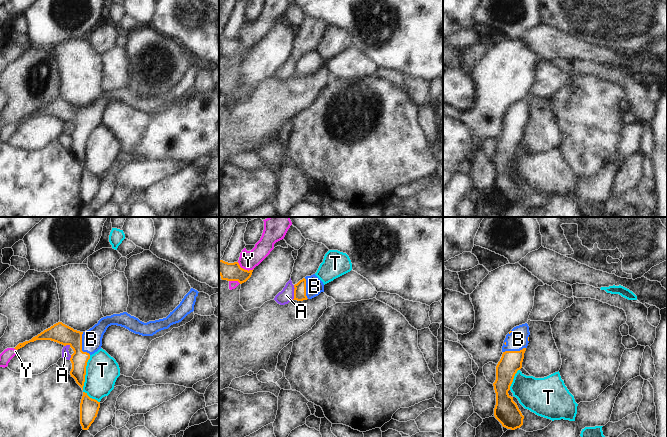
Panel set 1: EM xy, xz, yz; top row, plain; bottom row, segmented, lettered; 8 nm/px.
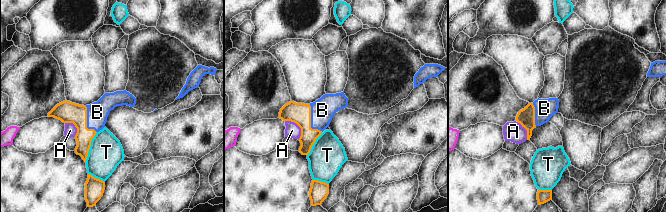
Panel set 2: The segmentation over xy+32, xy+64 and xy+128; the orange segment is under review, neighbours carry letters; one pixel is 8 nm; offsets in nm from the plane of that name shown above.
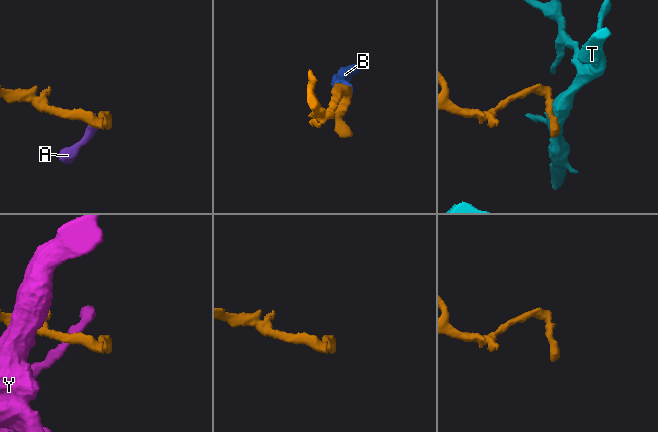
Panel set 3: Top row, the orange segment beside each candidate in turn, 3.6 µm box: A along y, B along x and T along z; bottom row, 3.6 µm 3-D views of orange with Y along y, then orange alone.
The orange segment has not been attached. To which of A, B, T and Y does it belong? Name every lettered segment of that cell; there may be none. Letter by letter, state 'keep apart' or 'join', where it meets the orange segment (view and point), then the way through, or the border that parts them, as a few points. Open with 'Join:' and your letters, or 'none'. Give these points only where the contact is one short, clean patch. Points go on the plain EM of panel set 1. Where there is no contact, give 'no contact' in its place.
Join: B
A: keep apart; contact xz (294, 68); border xz (294, 61), (294, 73), (292, 75)
B: join; contact xy (81, 121); way xy (59, 108), (73, 113), (81, 121), (91, 115)
T: keep apart; contact xy (85, 148)
Y: keep apart; contact xz (244, 45); border xz (237, 38), (245, 45), (253, 45)

